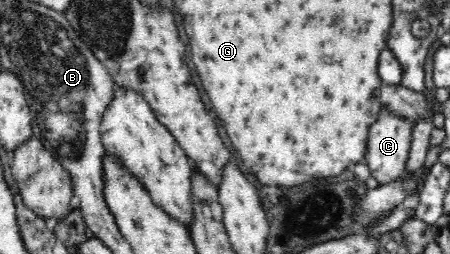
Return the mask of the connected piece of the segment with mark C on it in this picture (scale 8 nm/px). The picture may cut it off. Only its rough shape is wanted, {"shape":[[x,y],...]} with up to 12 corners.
{"shape":[[388,108],[369,127],[365,162],[382,184],[406,169],[414,121]]}

